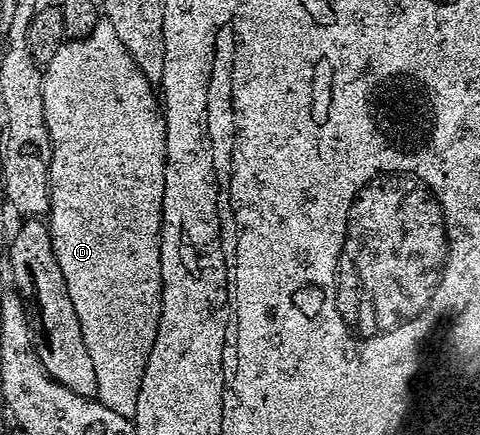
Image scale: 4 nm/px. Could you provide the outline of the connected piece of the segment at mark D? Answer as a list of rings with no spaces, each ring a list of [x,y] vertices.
[[[101,18],[95,30],[82,40],[66,39],[59,50],[55,50],[55,58],[49,60],[53,69],[51,80],[43,84],[43,106],[47,130],[53,139],[53,161],[49,175],[49,210],[47,223],[53,239],[55,258],[59,262],[59,270],[63,270],[63,278],[67,282],[67,294],[71,294],[71,306],[75,306],[75,314],[79,314],[79,326],[83,330],[83,342],[87,342],[87,354],[91,354],[91,363],[95,365],[95,382],[97,383],[96,399],[104,408],[115,410],[115,414],[136,417],[139,406],[139,390],[143,382],[143,374],[147,366],[147,358],[153,349],[153,343],[161,326],[161,203],[163,202],[163,186],[165,185],[165,114],[159,103],[158,93],[154,85],[139,70],[139,66],[127,54],[127,46],[119,42],[119,34],[115,34],[115,26]]]

